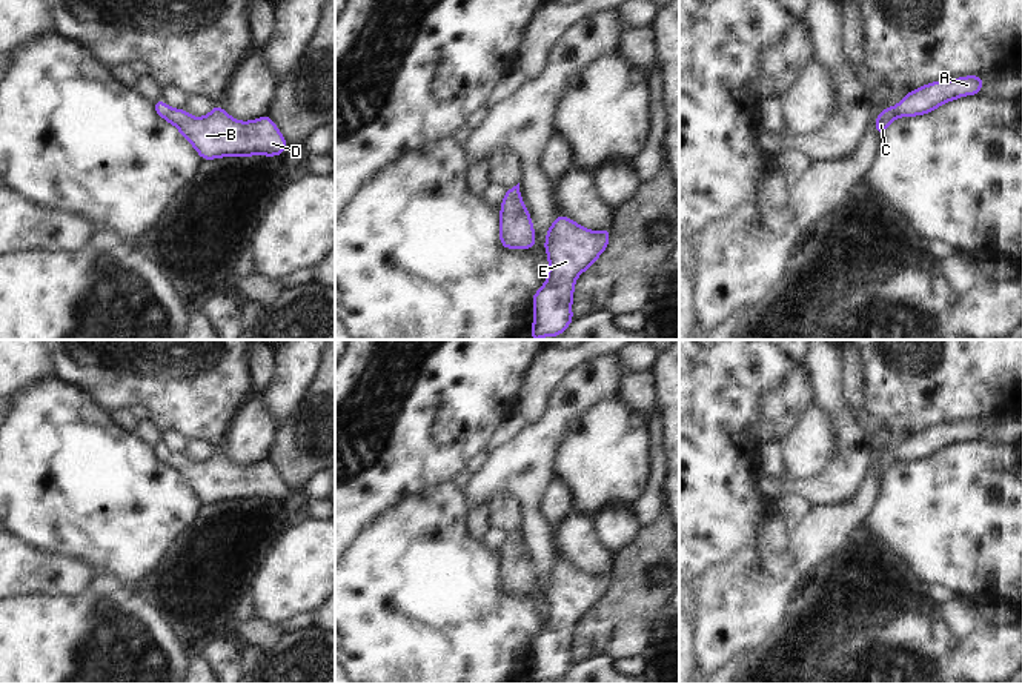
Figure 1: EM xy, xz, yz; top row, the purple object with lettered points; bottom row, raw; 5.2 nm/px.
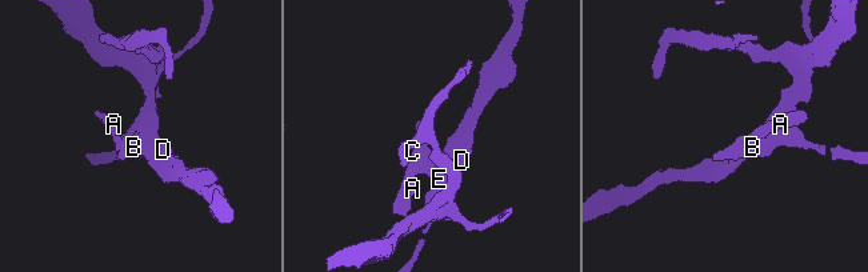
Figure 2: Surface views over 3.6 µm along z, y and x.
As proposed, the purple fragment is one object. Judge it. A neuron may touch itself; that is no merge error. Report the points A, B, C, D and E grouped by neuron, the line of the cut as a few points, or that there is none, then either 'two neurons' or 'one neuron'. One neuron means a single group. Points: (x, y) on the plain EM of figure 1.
groups A B C D E; cut none; one neuron

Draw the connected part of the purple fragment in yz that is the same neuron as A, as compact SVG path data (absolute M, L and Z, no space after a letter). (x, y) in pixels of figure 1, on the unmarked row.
M968 420L921 430L908 437L896 450L882 453L874 466L874 475L882 481L894 463L930 458L947 446L964 440L979 440L982 429L984 421Z

